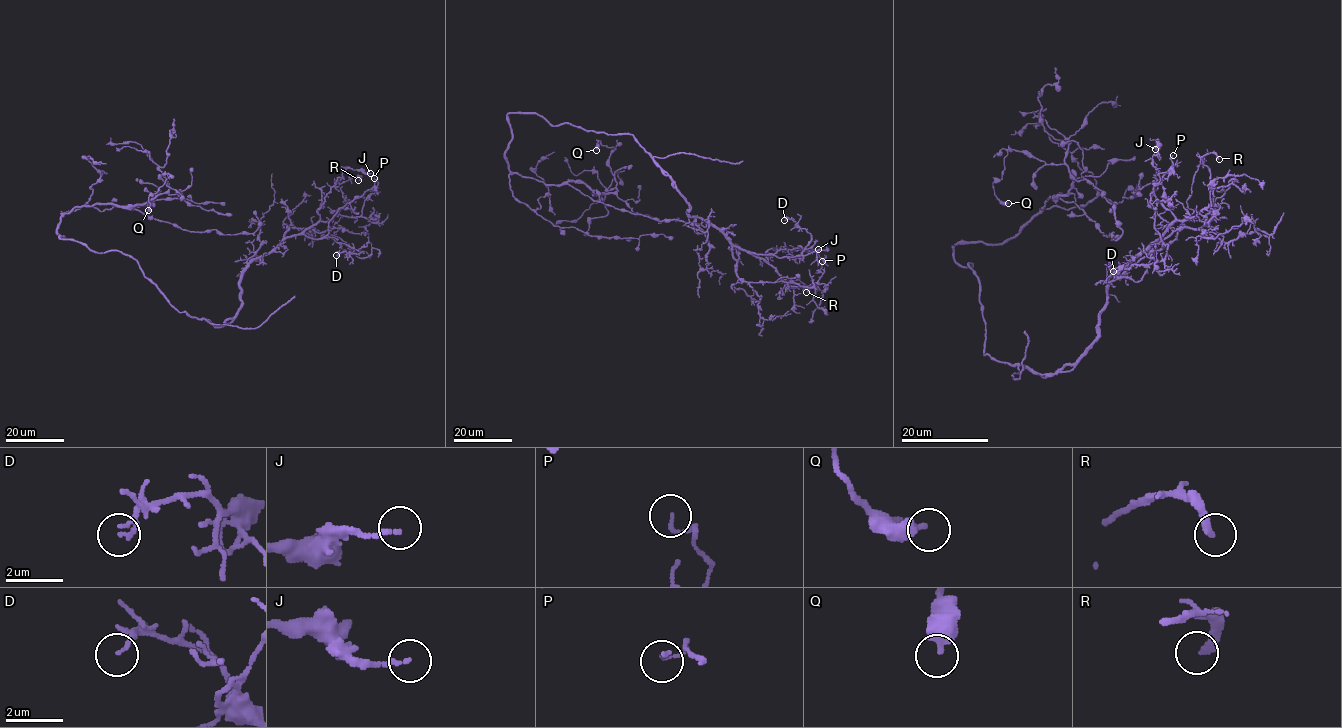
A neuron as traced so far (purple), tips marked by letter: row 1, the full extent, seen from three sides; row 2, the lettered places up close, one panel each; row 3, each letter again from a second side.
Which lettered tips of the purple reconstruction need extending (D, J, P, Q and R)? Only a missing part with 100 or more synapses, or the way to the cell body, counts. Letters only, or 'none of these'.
none of these

